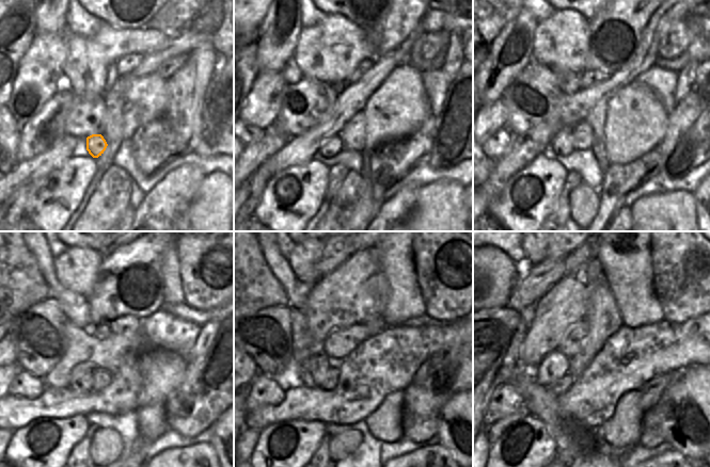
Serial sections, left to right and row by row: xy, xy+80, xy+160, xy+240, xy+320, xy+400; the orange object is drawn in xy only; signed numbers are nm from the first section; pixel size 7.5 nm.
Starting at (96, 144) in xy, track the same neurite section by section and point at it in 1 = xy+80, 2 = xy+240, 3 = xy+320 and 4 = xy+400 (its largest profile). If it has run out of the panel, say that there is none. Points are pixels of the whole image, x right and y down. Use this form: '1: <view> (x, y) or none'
1: xy+80 (330, 146)
2: xy+240 (81, 381)
3: xy+320 (314, 371)
4: xy+400 (555, 365)

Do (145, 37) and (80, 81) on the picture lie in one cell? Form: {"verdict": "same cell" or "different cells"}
{"verdict": "same cell"}

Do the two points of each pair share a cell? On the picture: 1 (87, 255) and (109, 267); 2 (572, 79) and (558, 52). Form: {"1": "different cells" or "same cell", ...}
{"1": "different cells", "2": "different cells"}

